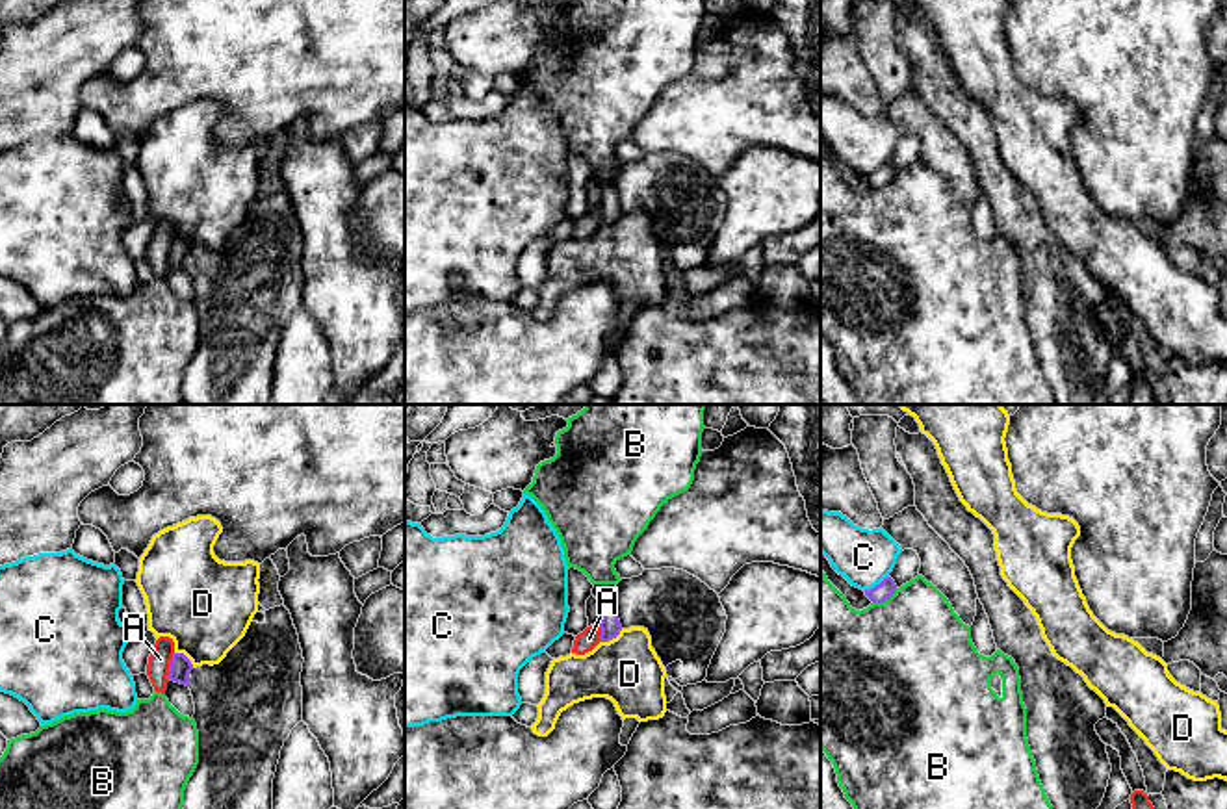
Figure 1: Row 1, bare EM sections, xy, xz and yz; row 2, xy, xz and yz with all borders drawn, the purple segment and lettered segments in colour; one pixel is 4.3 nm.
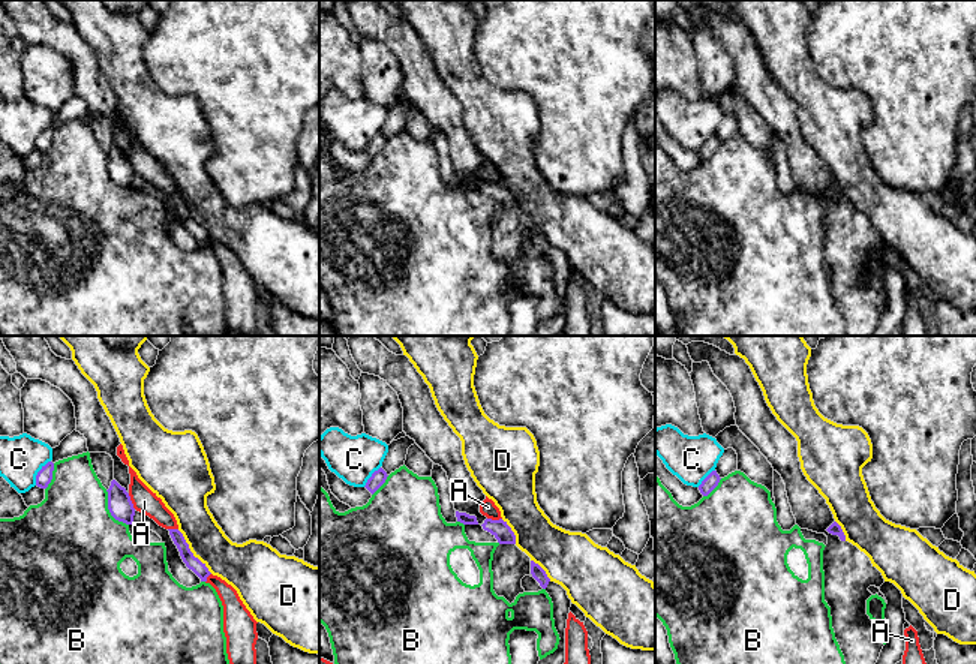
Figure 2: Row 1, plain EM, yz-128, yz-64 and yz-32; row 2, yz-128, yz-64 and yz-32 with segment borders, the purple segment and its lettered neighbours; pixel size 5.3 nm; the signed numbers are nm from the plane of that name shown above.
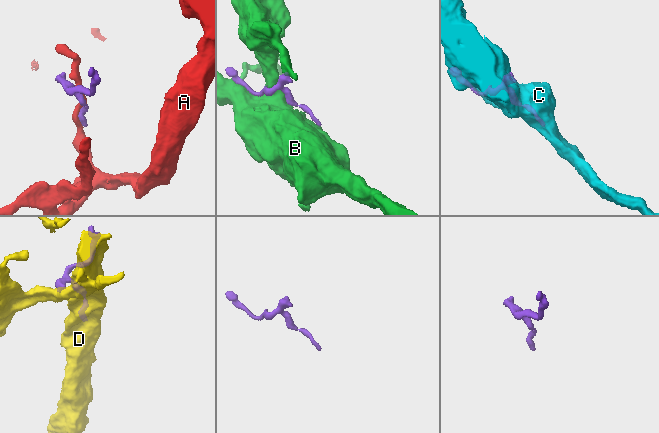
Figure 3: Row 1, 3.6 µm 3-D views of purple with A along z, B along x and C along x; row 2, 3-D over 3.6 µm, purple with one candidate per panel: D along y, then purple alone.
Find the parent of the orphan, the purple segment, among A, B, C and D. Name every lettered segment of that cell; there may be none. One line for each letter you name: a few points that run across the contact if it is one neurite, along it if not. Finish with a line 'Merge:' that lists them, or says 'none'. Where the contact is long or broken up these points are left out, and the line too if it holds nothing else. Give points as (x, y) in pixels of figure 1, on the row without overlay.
Merge: D

